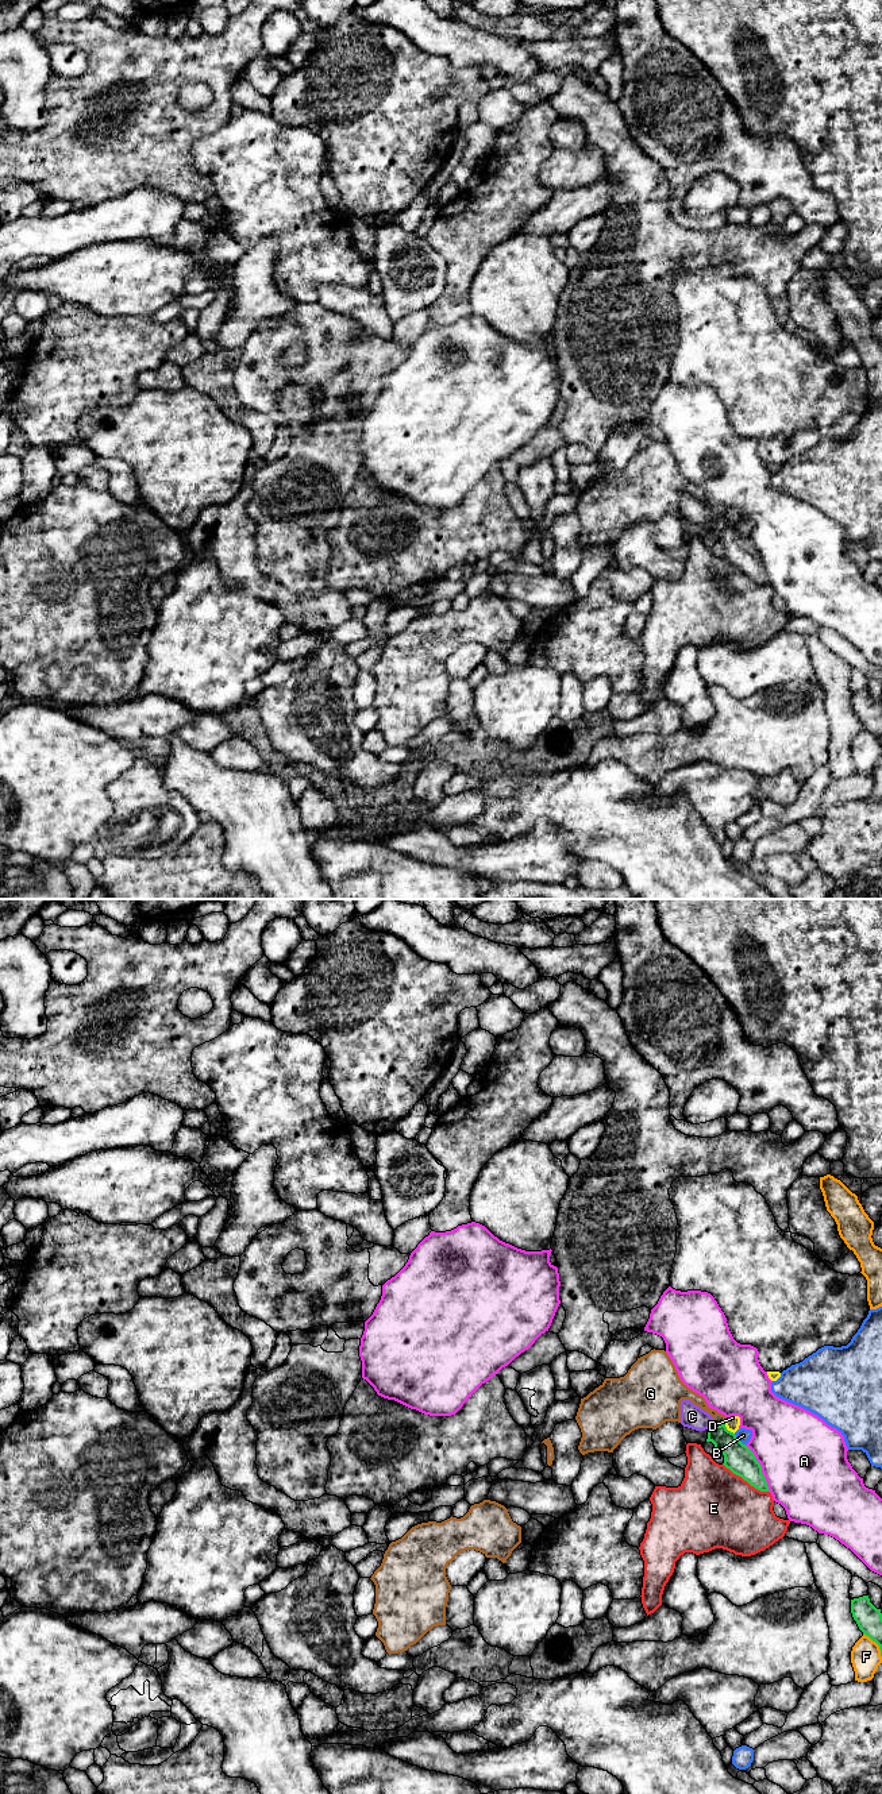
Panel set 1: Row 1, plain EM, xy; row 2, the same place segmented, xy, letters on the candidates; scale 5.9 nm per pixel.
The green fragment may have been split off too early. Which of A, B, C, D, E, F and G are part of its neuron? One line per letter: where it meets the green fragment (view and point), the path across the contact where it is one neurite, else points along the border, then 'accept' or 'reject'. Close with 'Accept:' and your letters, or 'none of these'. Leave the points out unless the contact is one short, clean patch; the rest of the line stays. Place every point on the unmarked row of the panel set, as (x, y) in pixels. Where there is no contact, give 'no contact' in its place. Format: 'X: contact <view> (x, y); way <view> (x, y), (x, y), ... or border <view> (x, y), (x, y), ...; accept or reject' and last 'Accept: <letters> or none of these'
A: contact xy (761, 560); reject
B: contact xy (738, 532); reject
C: contact xy (711, 519); accept
D: contact xy (727, 523); border xy (724, 517), (734, 527); reject
E: contact xy (746, 573); reject
F: contact xy (877, 736); reject
G: contact xy (720, 517); border xy (713, 516), (724, 517); reject
Accept: C

